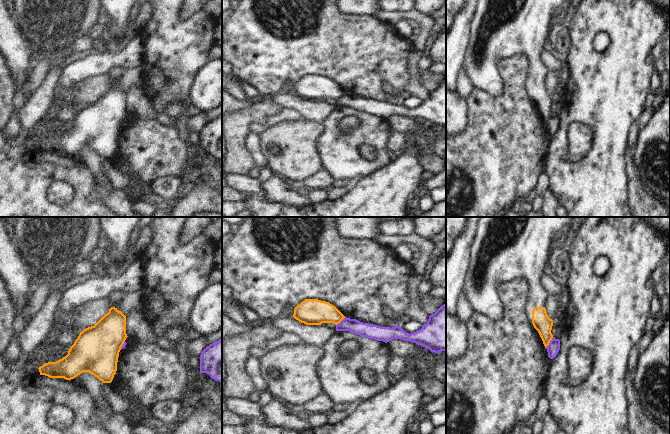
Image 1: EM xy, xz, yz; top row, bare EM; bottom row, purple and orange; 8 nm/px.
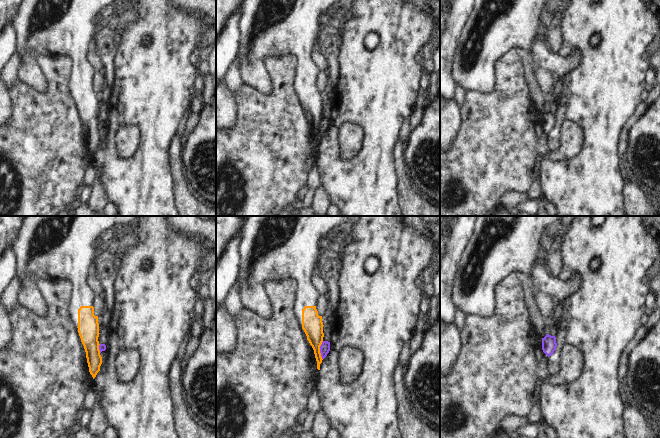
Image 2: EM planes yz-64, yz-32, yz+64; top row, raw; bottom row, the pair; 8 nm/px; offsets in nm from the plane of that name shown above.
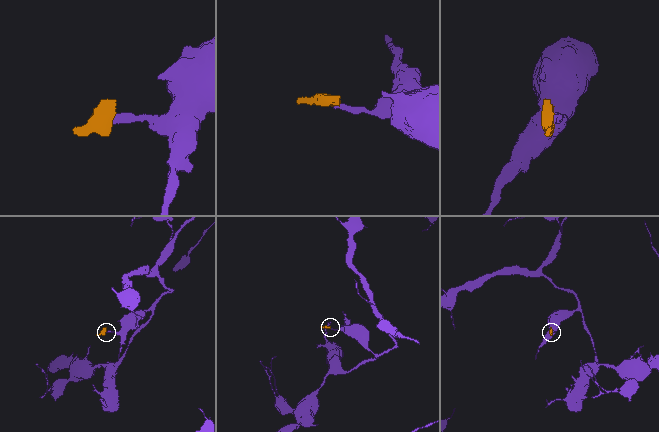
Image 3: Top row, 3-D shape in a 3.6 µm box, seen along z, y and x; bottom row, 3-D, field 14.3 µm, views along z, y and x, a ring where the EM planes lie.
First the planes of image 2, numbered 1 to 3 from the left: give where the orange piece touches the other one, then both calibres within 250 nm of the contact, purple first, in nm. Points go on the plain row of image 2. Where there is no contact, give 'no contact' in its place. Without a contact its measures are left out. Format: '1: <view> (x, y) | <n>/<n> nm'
1: yz-64 (99, 124) | 60/180 nm
2: yz-32 (320, 126) | 80/170 nm
3: no contact

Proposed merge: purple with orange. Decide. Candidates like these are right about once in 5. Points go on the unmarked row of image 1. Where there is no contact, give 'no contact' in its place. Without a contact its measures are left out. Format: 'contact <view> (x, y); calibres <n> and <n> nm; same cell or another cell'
contact yz (550, 118); calibres 100 and 150 nm; another cell

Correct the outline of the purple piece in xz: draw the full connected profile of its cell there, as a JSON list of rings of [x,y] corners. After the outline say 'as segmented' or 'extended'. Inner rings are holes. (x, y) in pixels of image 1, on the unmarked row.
[[[446,80],[429,92],[426,100],[414,109],[406,109],[400,101],[389,104],[345,93],[336,101],[336,107],[349,107],[385,119],[393,115],[411,117],[429,125],[432,129],[446,127]]]; as segmented

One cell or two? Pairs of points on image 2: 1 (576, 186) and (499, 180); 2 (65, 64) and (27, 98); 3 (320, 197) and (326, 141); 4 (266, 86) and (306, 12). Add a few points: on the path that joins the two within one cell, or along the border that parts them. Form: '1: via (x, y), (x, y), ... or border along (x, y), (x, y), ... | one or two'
1: border along (552, 157), (546, 157), (542, 161), (539, 177) | two
2: via (58, 76), (55, 85), (43, 97), (39, 97) | one
3: border along (321, 184), (331, 203) | two
4: via (259, 67), (259, 56), (287, 28) | one

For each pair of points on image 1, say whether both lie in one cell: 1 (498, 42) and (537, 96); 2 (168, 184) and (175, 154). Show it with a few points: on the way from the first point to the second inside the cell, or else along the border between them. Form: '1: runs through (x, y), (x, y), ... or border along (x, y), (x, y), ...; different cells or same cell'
1: runs through (517, 42), (534, 57), (537, 77); same cell
2: border along (174, 174), (156, 177), (150, 183); different cells

